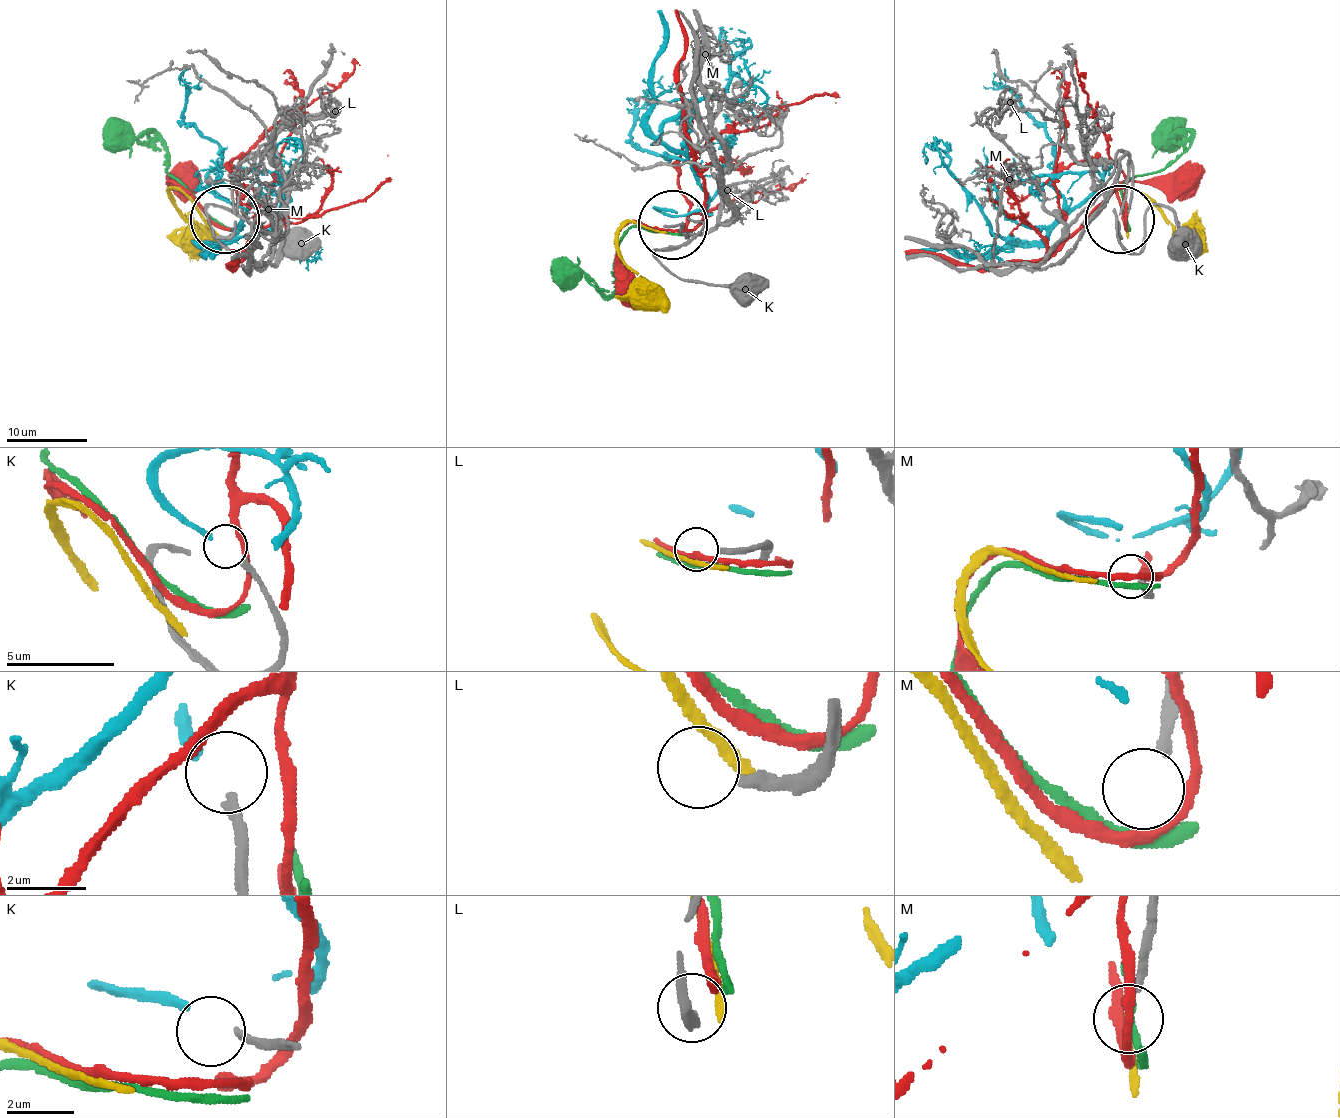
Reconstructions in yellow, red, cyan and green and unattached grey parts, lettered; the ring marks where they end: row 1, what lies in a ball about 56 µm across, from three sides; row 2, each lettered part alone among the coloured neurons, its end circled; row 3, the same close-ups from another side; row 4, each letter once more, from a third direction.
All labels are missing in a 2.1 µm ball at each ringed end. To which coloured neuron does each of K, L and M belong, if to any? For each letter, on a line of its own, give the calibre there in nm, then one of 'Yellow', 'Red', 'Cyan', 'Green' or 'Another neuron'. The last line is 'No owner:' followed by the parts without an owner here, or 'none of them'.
K: Thickness 220 nm. Cyan
L: Thickness 280 nm. Another neuron
M: Thickness 280 nm. Another neuron
No owner: L, M

